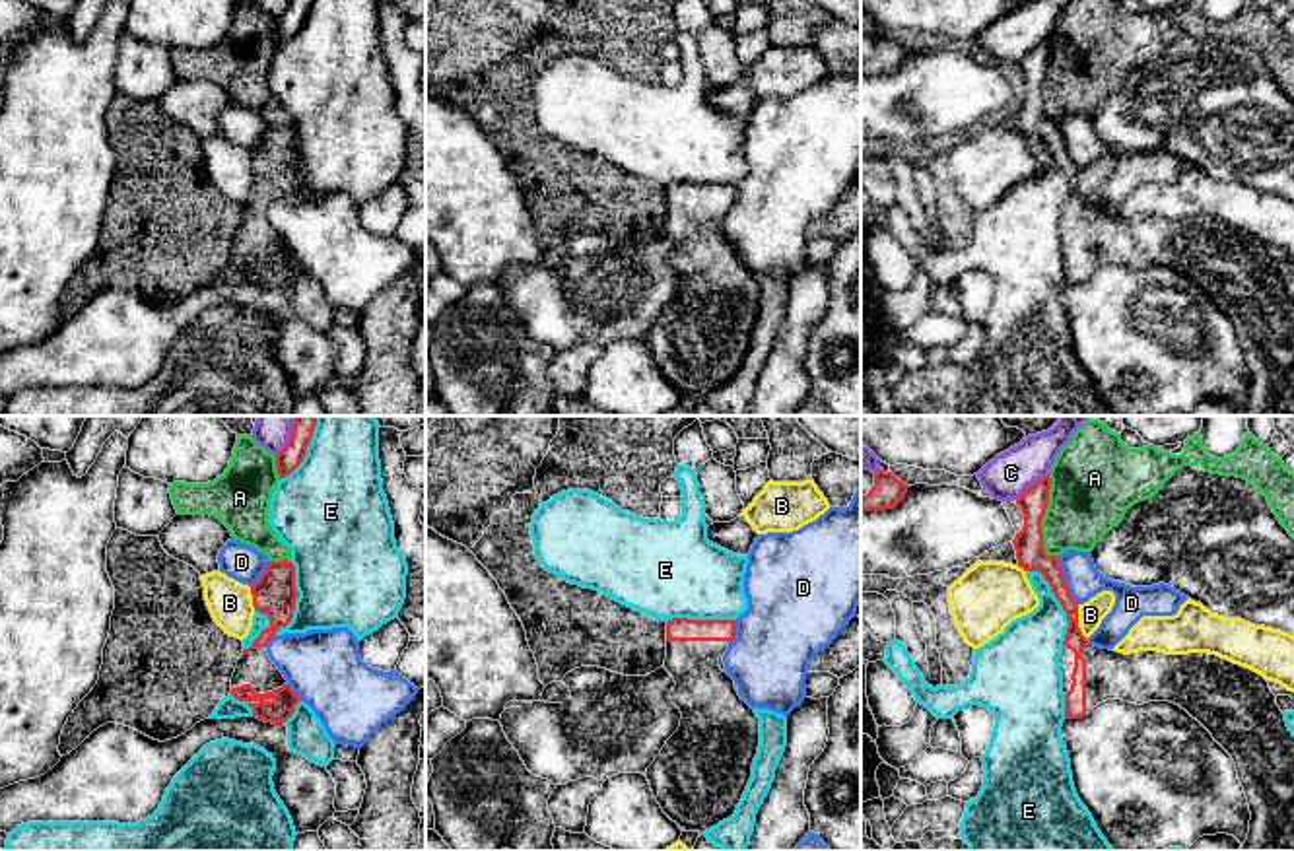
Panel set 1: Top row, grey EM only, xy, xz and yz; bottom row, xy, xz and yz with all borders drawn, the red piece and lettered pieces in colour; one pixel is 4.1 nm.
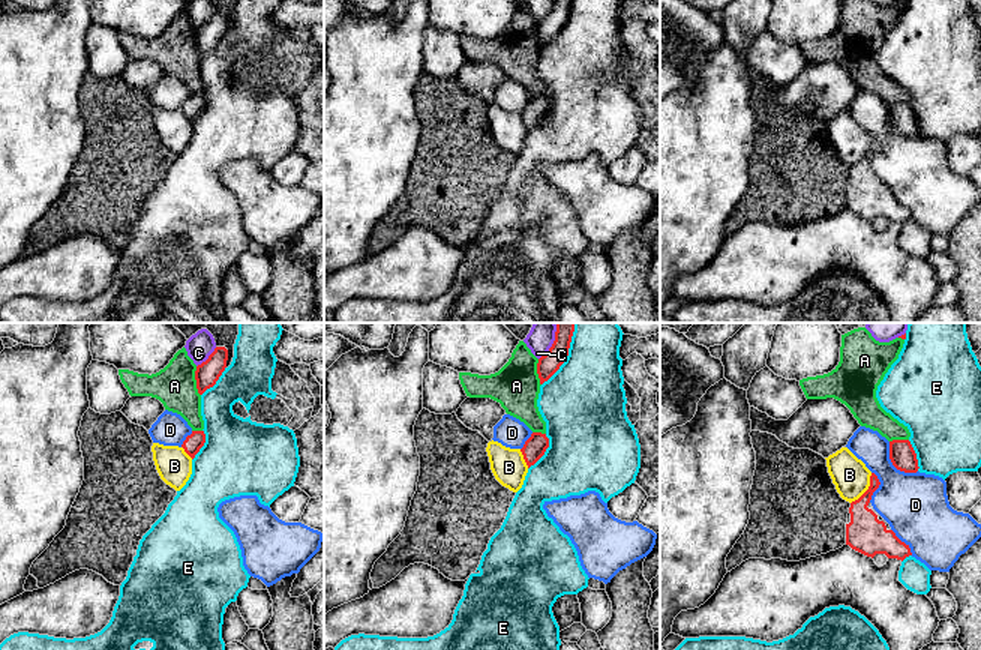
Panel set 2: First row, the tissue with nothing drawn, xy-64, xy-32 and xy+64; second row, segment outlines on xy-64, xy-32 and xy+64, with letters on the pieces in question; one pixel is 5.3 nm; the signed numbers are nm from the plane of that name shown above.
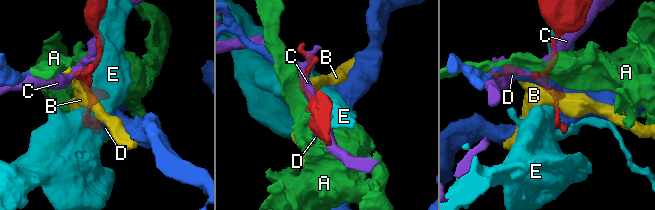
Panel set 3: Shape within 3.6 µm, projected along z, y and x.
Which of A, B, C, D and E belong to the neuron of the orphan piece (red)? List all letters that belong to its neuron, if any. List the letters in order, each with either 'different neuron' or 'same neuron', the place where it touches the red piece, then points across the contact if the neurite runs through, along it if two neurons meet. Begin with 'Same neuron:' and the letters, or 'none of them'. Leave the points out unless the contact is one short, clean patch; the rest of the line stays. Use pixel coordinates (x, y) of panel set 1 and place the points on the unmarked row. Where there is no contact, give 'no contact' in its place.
Same neuron: none of them
A: different neuron; meets red in yz at (1042, 82)
B: different neuron; meets red in yz at (1077, 187)
C: different neuron; meets red in yz at (1032, 49)
D: different neuron; meets red in yz at (1065, 144)
E: different neuron; meets red in yz at (1059, 168)

